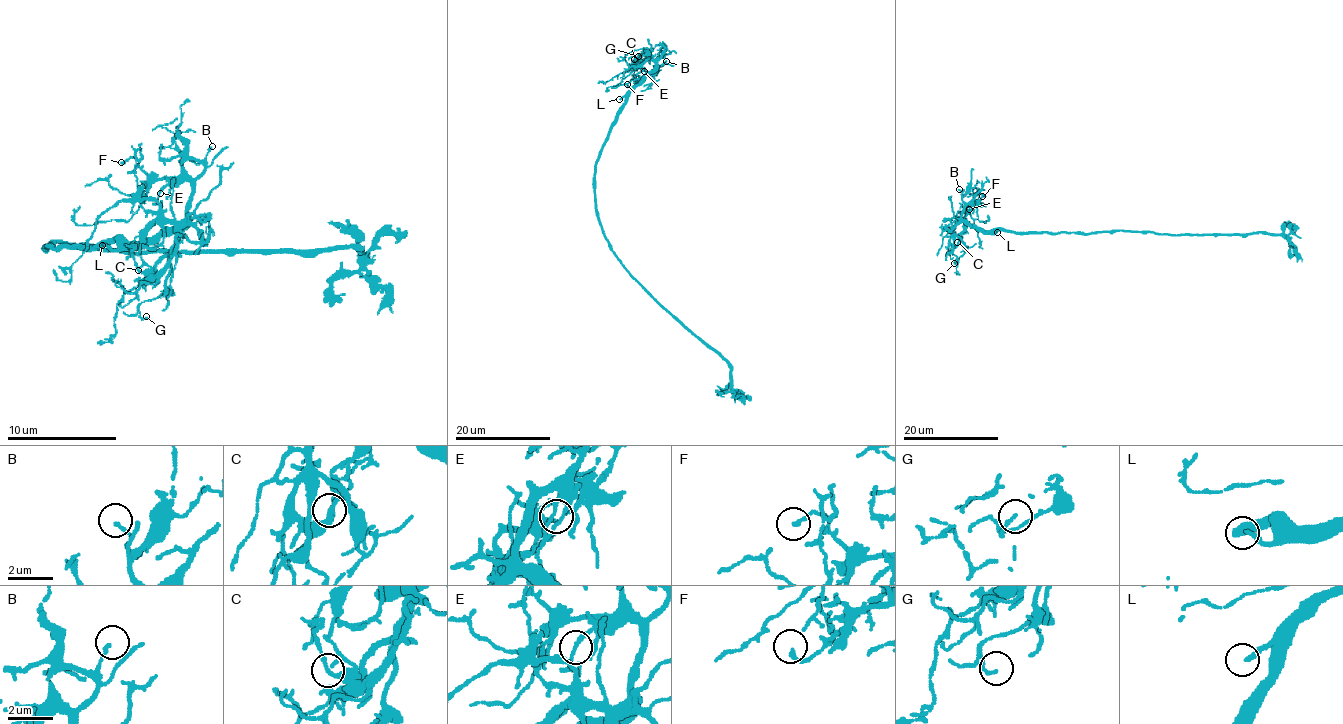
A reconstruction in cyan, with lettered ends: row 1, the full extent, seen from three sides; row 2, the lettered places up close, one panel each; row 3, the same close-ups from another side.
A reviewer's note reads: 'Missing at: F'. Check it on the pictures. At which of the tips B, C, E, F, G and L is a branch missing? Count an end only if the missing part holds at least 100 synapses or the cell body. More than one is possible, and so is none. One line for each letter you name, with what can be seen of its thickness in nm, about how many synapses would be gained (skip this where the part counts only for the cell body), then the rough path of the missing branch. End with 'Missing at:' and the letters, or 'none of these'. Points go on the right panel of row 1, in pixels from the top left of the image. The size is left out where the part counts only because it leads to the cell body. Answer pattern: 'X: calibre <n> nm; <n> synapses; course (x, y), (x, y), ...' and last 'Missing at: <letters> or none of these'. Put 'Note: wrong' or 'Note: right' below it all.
L: calibre 200 nm; course (997, 232), (1019, 248), (1115, 254), (1176, 266), (1221, 264), (1246, 272), (1333, 266)
Missing at: L
Note: wrong

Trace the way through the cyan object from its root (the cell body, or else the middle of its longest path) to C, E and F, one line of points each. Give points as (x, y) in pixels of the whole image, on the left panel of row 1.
C: (53, 242), (47, 248), (157, 242), (184, 220), (157, 220), (149, 228), (135, 259), (138, 270)
E: (53, 242), (47, 248), (157, 242), (184, 223), (154, 223), (160, 215), (160, 193)
F: (53, 242), (47, 248), (157, 242), (184, 220), (193, 193), (187, 179), (154, 179), (132, 157), (121, 162)

